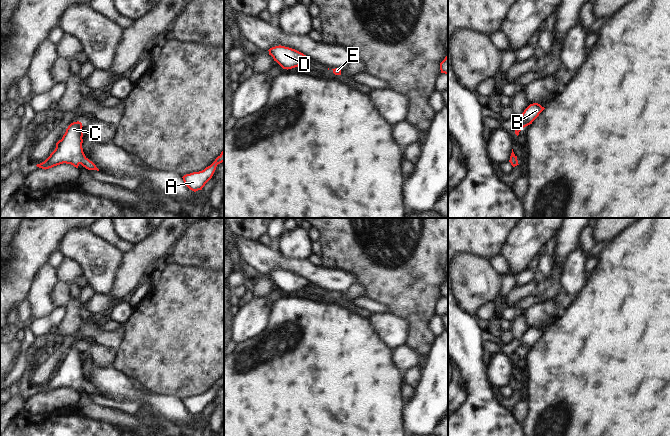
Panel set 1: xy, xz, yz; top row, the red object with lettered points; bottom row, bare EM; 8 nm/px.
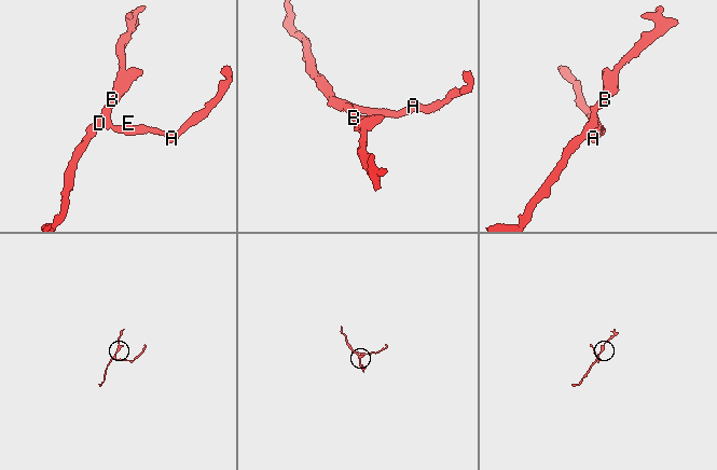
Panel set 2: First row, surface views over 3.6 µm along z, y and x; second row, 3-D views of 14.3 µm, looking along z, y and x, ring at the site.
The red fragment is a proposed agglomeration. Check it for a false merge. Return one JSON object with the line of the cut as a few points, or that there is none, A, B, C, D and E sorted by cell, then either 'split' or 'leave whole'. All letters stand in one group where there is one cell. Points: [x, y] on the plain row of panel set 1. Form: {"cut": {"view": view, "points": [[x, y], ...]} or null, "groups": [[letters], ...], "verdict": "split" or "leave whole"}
{"cut": null, "groups": [["A", "B", "C", "D", "E"]], "verdict": "leave whole"}

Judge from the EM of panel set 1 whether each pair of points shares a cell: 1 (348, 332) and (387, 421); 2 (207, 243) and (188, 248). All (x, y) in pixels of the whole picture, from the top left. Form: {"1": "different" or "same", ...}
{"1": "same", "2": "same"}

